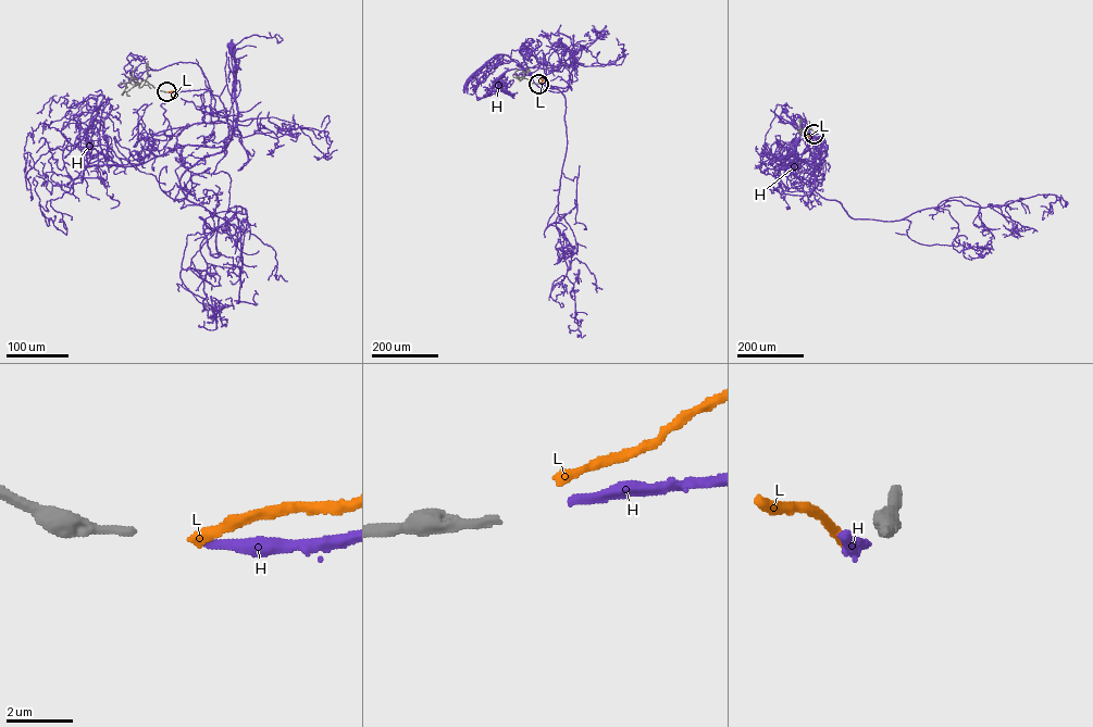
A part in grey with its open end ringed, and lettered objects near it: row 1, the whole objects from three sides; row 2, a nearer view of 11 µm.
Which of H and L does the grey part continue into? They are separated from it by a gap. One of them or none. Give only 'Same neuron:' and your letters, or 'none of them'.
Same neuron: H

